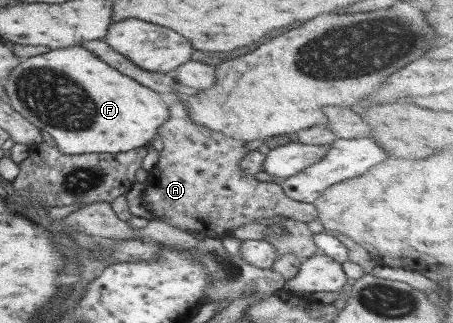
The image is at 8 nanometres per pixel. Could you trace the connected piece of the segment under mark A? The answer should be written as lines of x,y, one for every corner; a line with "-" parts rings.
180,101
171,103
168,120
164,120
157,131
162,149
156,164
146,175
142,191
142,200
150,209
152,218
188,233
201,233
220,240
231,235
236,227
252,223
254,219
278,215
284,220
304,223
317,219
313,203
294,201
286,197
279,183
258,181
238,169
238,160
252,151
244,146
246,141
238,141
195,124
189,126
183,120
183,109
186,107

